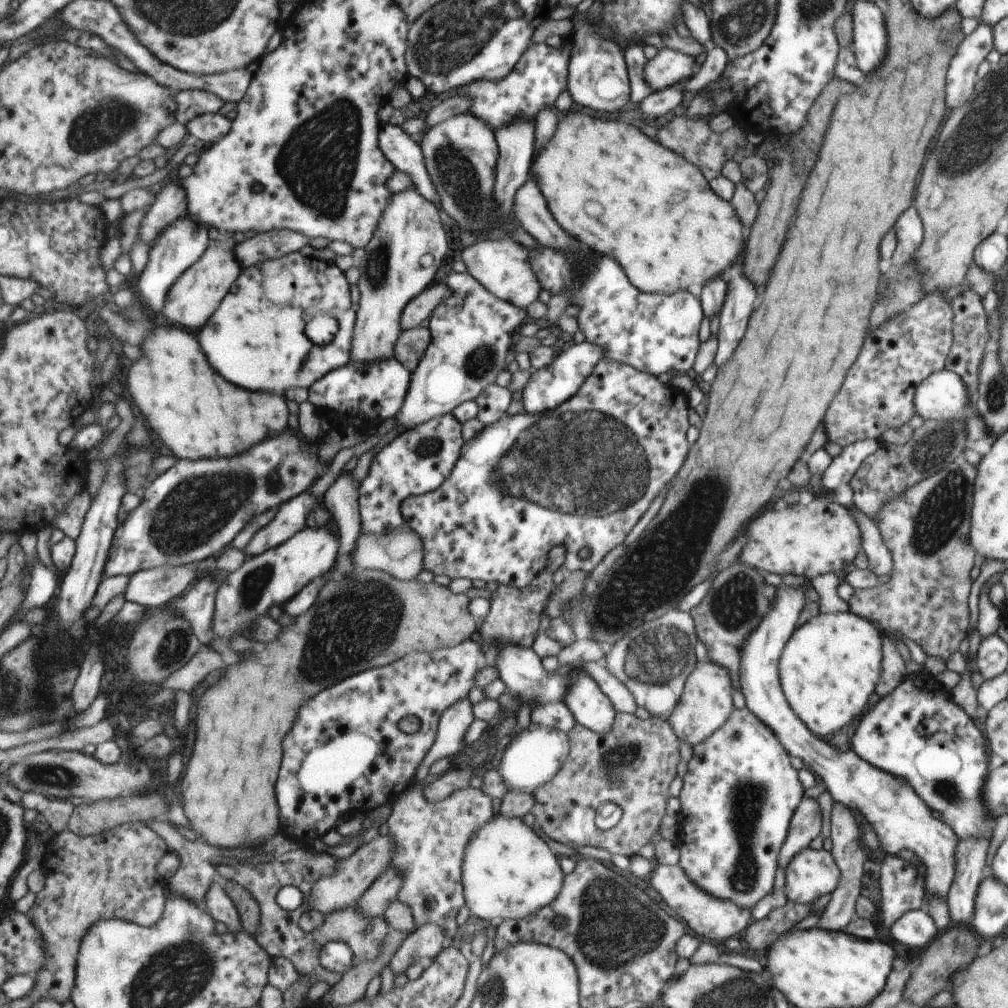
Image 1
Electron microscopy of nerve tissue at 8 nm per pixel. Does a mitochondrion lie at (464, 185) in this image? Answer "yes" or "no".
yes

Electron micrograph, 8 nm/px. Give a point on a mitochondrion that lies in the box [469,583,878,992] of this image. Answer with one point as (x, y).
(614, 927)

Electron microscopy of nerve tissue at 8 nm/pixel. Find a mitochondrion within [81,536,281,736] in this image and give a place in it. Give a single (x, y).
(173, 647)

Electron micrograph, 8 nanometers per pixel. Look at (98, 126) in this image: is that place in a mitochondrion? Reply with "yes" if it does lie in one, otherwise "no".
yes

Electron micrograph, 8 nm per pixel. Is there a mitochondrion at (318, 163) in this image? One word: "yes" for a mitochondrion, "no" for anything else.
yes

